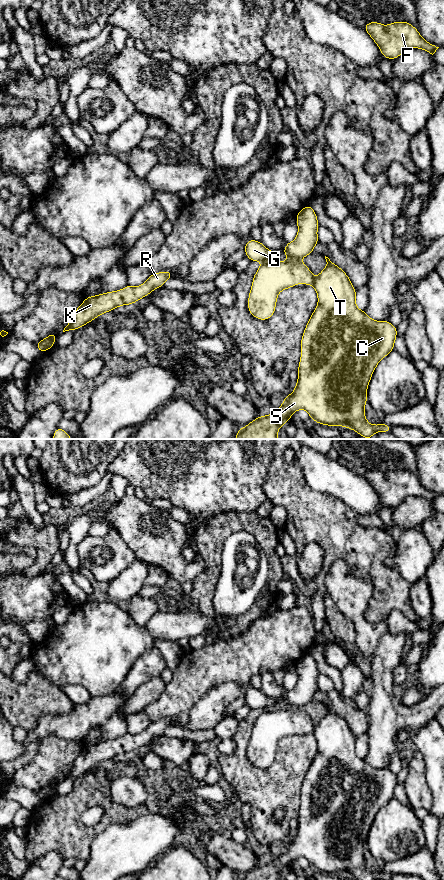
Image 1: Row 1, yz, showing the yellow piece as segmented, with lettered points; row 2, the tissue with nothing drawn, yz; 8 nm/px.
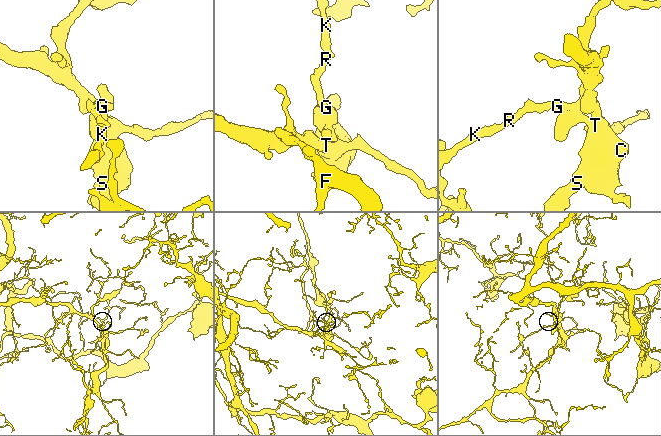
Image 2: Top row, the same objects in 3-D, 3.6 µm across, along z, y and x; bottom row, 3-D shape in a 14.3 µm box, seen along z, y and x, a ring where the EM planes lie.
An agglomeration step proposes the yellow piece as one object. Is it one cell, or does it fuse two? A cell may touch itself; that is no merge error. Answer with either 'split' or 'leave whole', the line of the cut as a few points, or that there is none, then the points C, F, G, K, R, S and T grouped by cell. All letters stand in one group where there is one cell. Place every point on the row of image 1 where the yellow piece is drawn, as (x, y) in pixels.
split | yz (264, 260), (269, 261) | C F S T / G K R

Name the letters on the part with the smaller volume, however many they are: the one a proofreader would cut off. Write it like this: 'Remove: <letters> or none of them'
Remove: G, K, R

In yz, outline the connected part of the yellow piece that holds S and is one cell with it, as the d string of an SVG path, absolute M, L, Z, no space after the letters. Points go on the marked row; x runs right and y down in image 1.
M325 256L327 266L315 277L310 269L297 260L271 262L264 261L255 273L248 297L249 313L259 320L268 320L275 312L277 297L280 291L292 288L295 284L312 285L318 297L318 304L309 318L301 338L301 358L297 370L298 380L291 395L285 395L283 404L266 416L257 417L245 427L238 429L236 439L278 439L278 429L299 409L306 410L312 420L328 426L344 426L369 439L376 432L391 432L388 424L372 425L367 422L364 406L367 403L367 388L372 374L379 361L393 349L397 337L397 327L388 320L376 321L369 318L365 310L356 307L356 290L347 274Z

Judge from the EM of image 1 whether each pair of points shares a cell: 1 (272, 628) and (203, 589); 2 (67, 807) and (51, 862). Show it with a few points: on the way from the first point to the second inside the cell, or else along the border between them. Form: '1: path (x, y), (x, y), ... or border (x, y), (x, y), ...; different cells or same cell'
1: border (257, 619), (240, 635); different cells
2: border (64, 858), (55, 851), (48, 851), (33, 862); different cells

